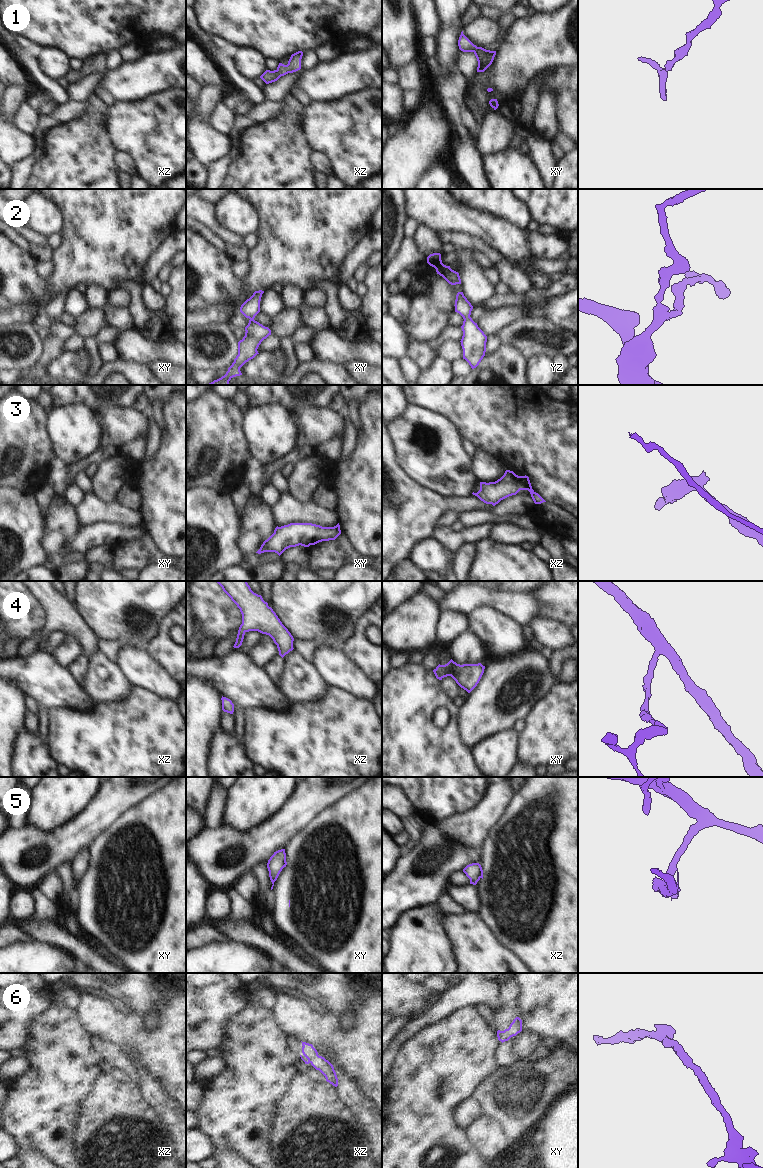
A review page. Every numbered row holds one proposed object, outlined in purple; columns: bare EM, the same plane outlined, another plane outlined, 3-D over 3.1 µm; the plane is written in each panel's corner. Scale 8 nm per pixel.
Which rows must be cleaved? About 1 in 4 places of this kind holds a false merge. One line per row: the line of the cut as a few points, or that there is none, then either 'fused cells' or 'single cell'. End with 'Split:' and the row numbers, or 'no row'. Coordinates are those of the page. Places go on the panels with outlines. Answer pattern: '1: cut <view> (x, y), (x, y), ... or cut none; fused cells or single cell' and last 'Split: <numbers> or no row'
1: cut none; single cell
2: cut none; single cell
3: cut xz (533, 491), (531, 494); fused cells
4: cut none; single cell
5: cut xz (482, 870), (480, 877); fused cells
6: cut none; single cell
Split: 3, 5

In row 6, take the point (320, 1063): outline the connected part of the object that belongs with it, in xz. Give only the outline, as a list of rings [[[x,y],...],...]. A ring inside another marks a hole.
[[[302,1042],[302,1046],[302,1053],[308,1059],[305,1061],[300,1055],[305,1064],[310,1063],[316,1070],[319,1070],[325,1076],[327,1082],[337,1087],[338,1078],[333,1065],[324,1057],[319,1056],[312,1044]]]

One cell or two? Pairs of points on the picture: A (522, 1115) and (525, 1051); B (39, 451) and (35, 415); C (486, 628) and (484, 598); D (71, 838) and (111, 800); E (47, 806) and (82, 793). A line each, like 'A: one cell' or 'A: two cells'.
A: two cells
B: one cell
C: two cells
D: one cell
E: one cell

